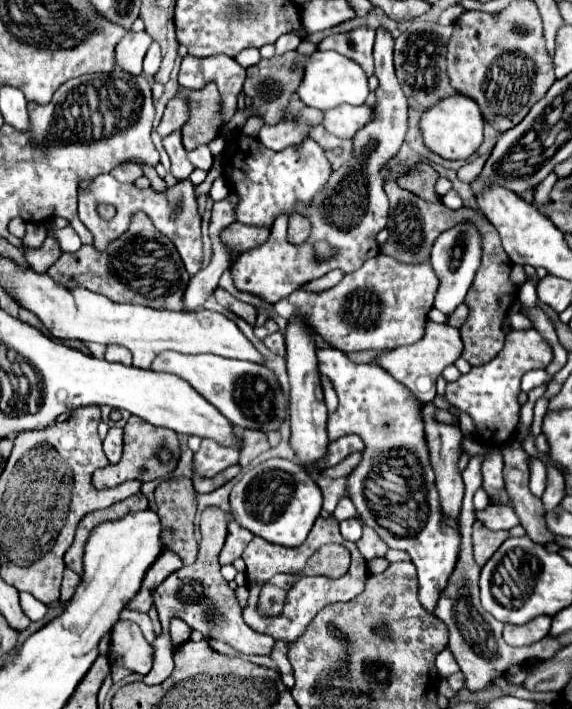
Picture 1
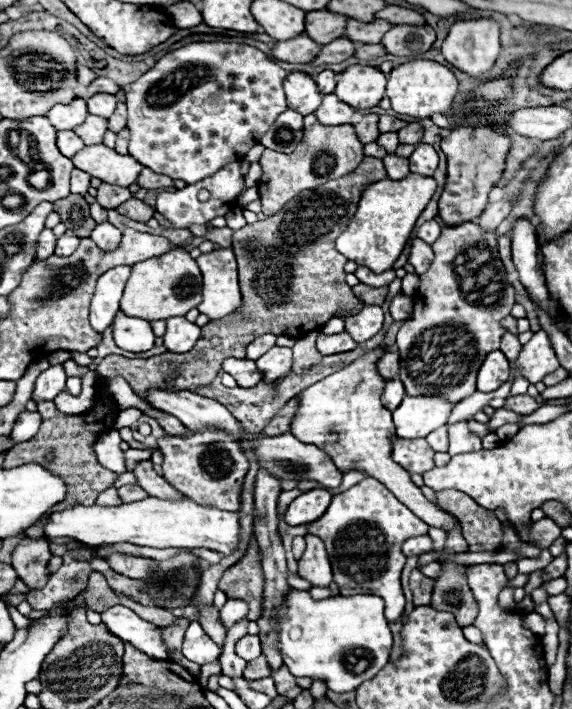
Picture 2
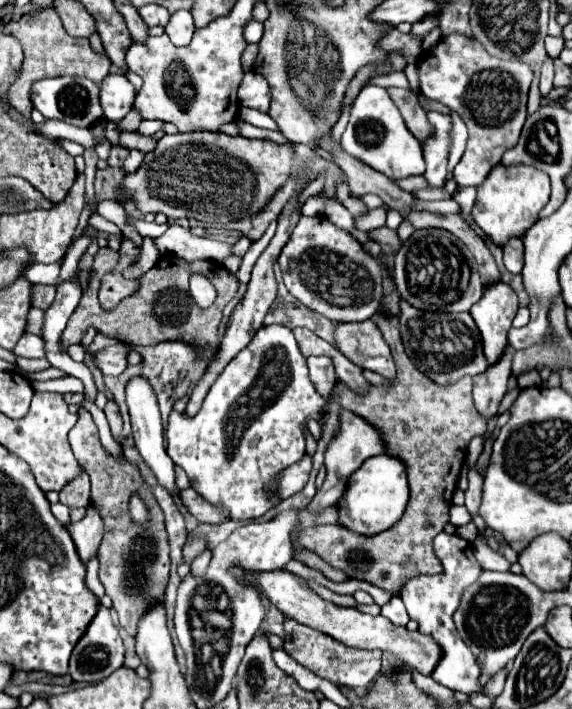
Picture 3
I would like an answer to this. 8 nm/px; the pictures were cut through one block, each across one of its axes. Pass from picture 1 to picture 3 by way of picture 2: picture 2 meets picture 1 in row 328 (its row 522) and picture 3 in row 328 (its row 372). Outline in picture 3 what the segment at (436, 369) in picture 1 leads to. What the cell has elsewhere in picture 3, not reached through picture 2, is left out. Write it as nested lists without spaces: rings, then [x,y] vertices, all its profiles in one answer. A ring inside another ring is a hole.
[[[372,320],[364,322],[340,322],[334,326],[334,342],[338,350],[356,366],[372,370],[392,380],[396,366],[388,344],[382,338],[380,328]]]

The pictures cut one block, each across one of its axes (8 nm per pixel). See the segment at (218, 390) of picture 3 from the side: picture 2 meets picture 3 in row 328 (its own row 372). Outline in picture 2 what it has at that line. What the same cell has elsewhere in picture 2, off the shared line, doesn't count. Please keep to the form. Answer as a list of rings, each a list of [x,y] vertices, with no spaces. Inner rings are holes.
[[[274,346],[260,360],[256,360],[256,366],[264,382],[282,380],[282,376],[292,372],[292,348]]]

